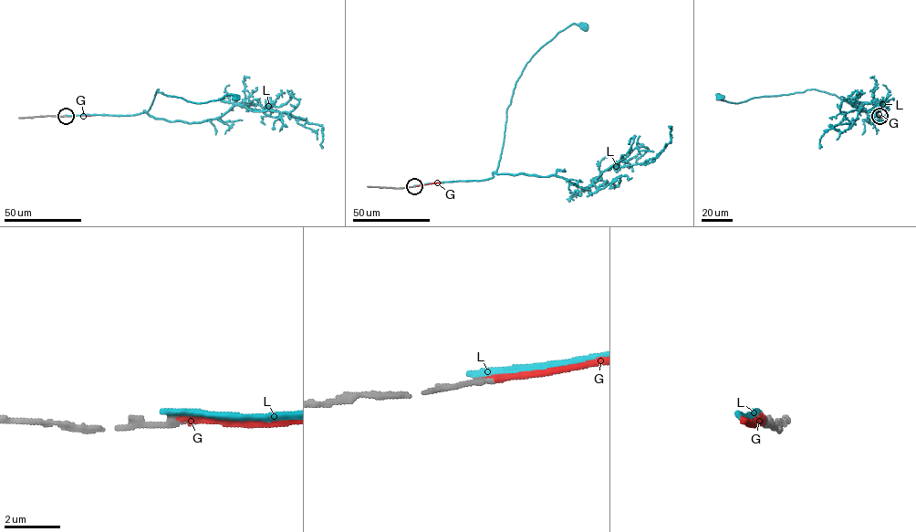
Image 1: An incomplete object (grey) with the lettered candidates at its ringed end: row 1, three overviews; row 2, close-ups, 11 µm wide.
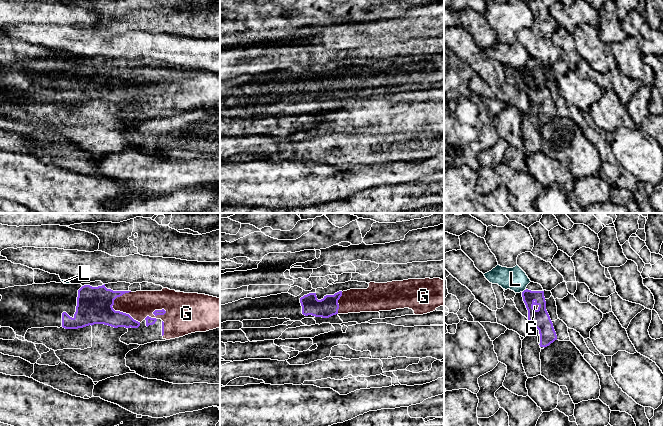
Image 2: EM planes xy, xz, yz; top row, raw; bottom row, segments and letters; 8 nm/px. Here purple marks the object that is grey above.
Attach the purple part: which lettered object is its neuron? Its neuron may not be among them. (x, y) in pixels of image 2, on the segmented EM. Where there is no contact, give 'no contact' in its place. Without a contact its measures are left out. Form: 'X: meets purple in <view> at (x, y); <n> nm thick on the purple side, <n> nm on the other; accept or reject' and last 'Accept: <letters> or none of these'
G: meets purple in xy at (122, 312); 280 nm thick on the purple side, 220 nm on the other; accept
L: meets purple in yz at (524, 290); 140 nm thick on the purple side, 190 nm on the other; reject
Accept: G

